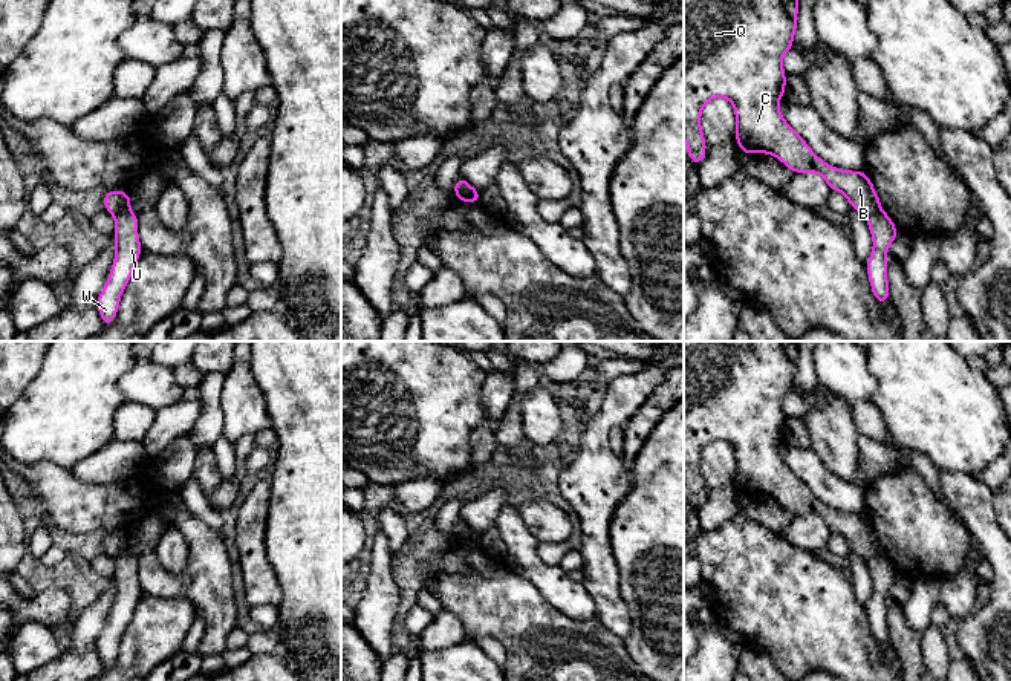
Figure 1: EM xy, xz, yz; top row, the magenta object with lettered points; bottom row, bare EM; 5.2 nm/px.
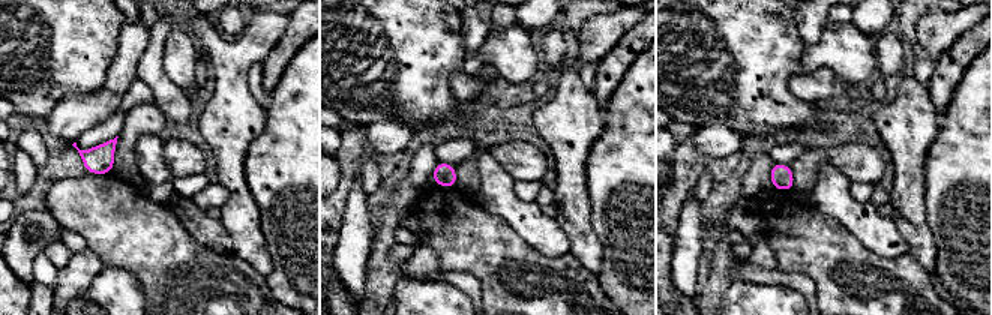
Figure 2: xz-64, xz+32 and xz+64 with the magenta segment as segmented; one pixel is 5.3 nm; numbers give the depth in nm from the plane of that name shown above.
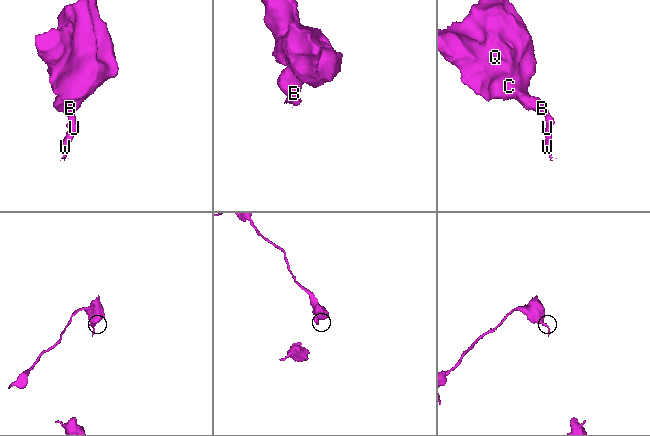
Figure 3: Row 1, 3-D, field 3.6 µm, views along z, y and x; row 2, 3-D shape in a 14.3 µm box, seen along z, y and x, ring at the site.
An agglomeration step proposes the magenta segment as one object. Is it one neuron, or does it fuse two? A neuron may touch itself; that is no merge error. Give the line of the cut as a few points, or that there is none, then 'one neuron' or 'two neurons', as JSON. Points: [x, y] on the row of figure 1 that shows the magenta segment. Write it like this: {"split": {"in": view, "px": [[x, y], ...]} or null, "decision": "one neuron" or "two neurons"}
{"split": {"in": "xy", "px": [[129, 207], [115, 216]]}, "decision": "two neurons"}

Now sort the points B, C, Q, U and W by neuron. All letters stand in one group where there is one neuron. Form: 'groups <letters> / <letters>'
groups B C Q / U W

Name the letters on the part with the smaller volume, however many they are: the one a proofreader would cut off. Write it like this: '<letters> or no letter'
U, W

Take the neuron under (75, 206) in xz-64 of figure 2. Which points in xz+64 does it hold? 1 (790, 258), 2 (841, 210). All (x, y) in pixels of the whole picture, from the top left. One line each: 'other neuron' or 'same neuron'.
1: same neuron
2: other neuron

